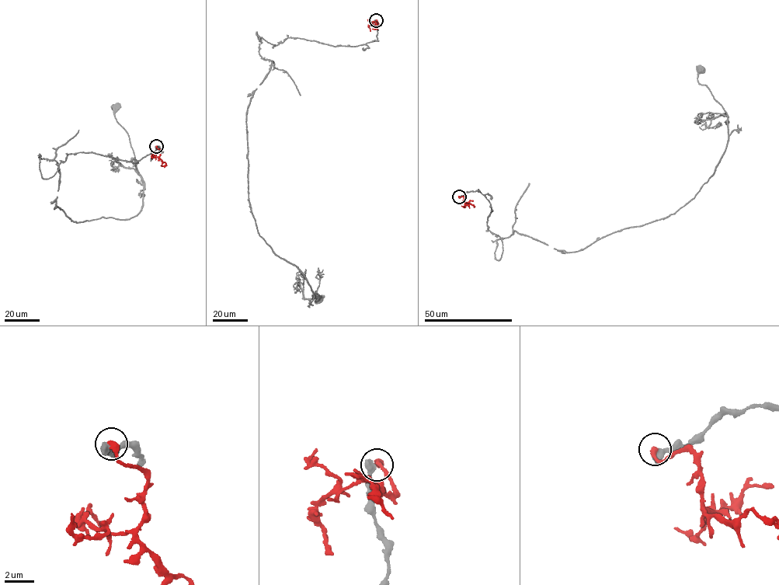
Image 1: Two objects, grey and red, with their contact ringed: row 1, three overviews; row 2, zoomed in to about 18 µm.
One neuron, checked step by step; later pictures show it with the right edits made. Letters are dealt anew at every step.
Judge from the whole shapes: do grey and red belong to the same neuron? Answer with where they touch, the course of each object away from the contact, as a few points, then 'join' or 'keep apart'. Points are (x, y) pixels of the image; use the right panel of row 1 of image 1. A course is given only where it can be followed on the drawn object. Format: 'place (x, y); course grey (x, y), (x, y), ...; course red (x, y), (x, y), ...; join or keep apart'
place (459, 196); course grey (459, 196), (489, 201), (499, 260), (513, 231), (572, 252), (668, 217), (726, 147), (700, 69); course red (459, 196), (464, 197), (464, 203), (474, 207); keep apart

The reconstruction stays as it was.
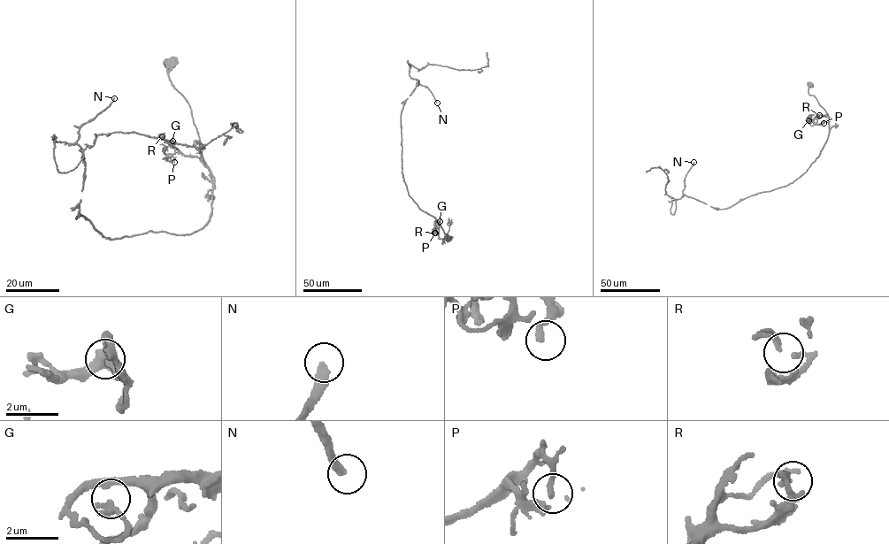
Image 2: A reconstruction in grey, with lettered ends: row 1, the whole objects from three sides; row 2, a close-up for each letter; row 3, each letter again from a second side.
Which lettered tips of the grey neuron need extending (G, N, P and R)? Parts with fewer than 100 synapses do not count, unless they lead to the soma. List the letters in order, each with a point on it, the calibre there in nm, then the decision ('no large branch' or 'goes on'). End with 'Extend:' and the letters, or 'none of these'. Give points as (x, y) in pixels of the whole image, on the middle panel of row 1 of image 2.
G: (440, 221) | 240 nm | no large branch
N: (437, 103) | 240 nm | goes on
P: (435, 233) | 200 nm | no large branch
R: (434, 233) | 170 nm | no large branch
Extend: N

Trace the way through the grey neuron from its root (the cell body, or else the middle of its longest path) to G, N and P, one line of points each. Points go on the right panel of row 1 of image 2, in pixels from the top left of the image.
G: (810, 84), (808, 94), (814, 95), (828, 116), (808, 120)
N: (810, 84), (808, 94), (829, 117), (829, 134), (819, 156), (793, 182), (718, 209), (683, 194), (693, 162)
P: (810, 84), (808, 94), (814, 95), (828, 116), (819, 118), (816, 124), (823, 123)

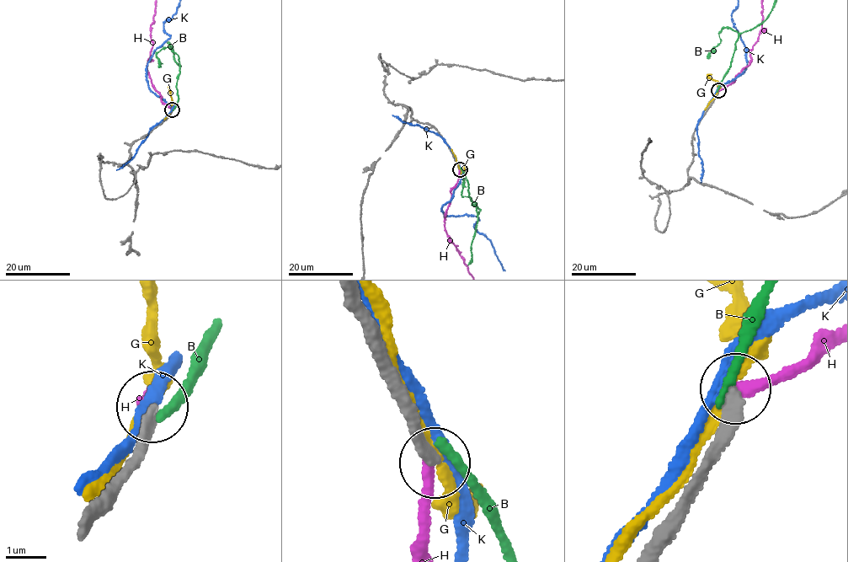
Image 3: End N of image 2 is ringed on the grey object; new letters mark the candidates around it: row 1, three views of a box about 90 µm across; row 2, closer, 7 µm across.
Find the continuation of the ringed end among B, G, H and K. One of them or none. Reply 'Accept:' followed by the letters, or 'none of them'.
Accept: none of them

